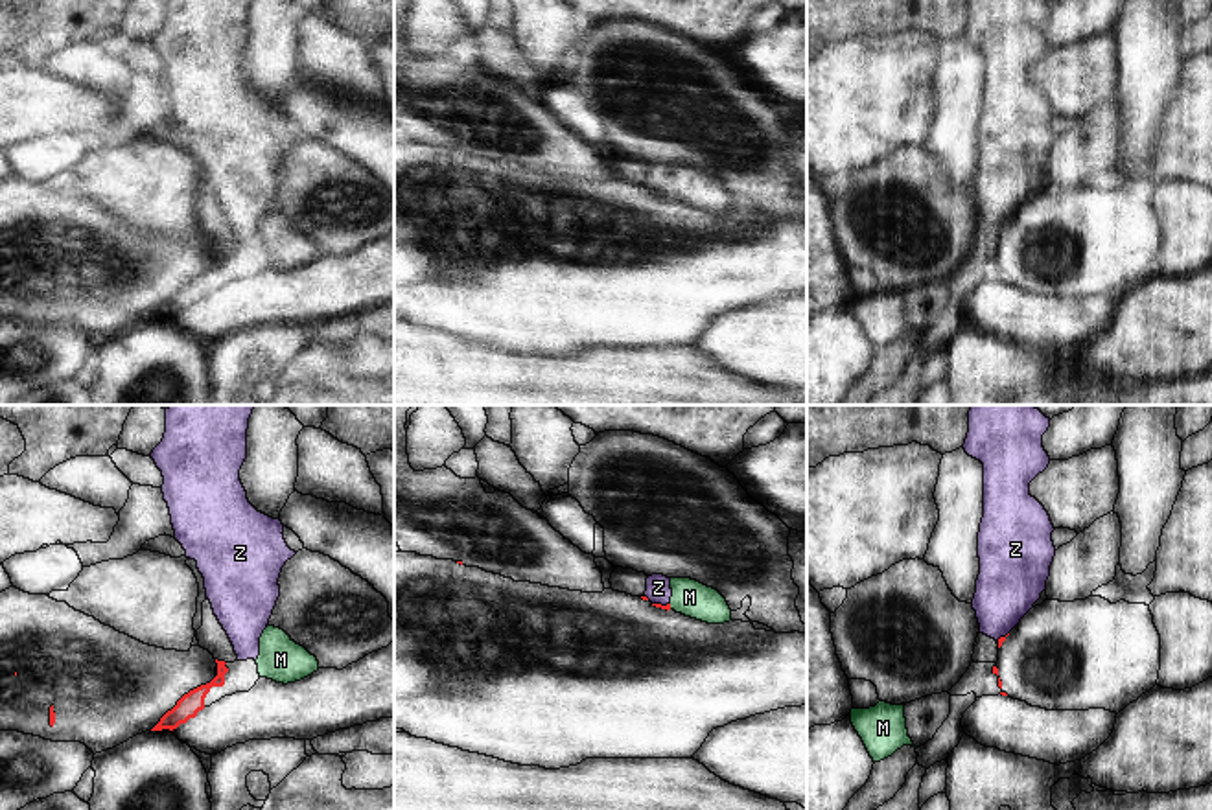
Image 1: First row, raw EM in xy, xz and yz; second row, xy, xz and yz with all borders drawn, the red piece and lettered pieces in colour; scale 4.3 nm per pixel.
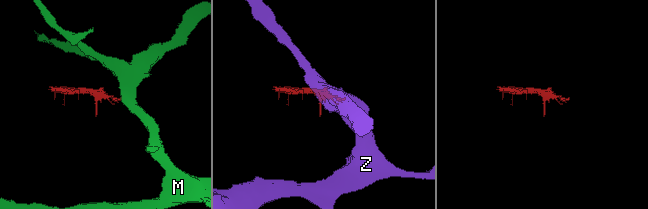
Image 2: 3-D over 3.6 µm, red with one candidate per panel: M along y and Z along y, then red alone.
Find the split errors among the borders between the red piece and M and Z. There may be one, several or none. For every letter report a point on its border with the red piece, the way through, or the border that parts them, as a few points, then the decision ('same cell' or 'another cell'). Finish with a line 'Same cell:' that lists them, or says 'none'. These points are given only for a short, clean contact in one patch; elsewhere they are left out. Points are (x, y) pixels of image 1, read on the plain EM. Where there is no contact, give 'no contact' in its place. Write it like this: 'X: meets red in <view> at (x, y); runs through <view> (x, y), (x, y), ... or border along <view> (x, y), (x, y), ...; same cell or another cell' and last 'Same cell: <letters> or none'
M: meets red in xz at (669, 194); border along xz (669, 190), (671, 196); another cell
Z: meets red in xz at (660, 192); border along xz (652, 190), (667, 192); another cell
Same cell: none

